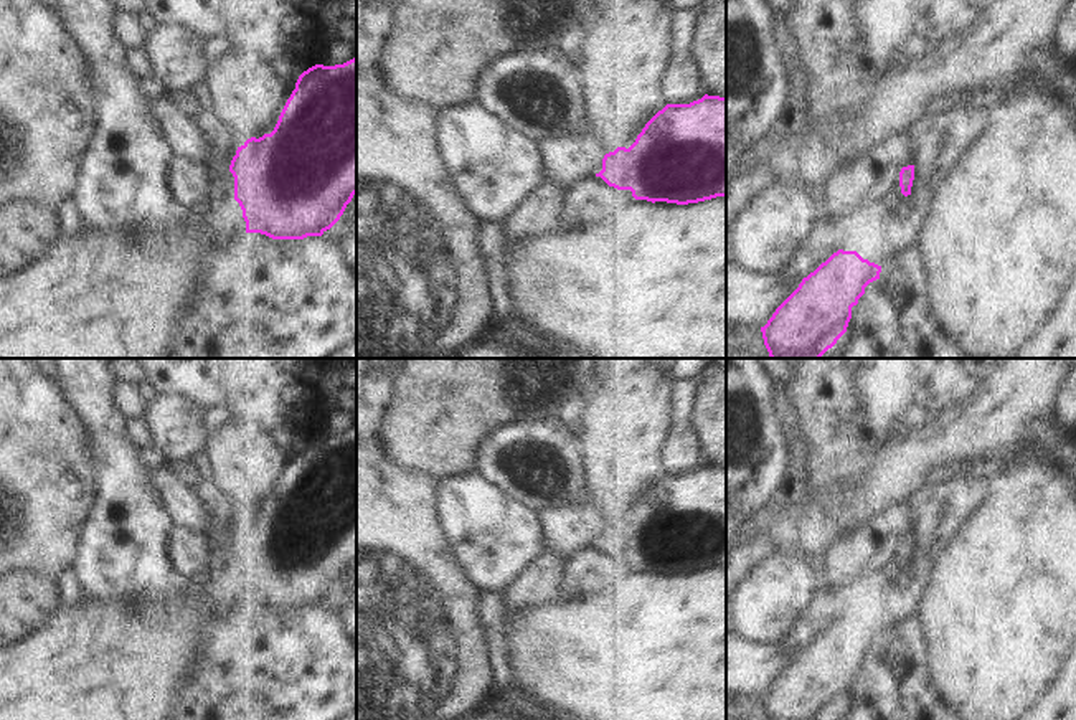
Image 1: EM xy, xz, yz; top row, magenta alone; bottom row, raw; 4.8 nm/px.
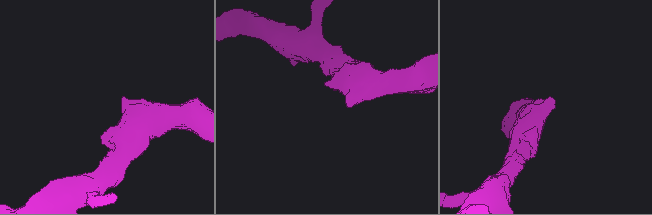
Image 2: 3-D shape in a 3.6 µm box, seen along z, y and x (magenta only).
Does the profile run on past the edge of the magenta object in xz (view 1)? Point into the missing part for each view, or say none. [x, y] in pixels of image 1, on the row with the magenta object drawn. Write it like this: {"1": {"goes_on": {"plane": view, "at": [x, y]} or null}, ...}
{"1": {"goes_on": null}}

